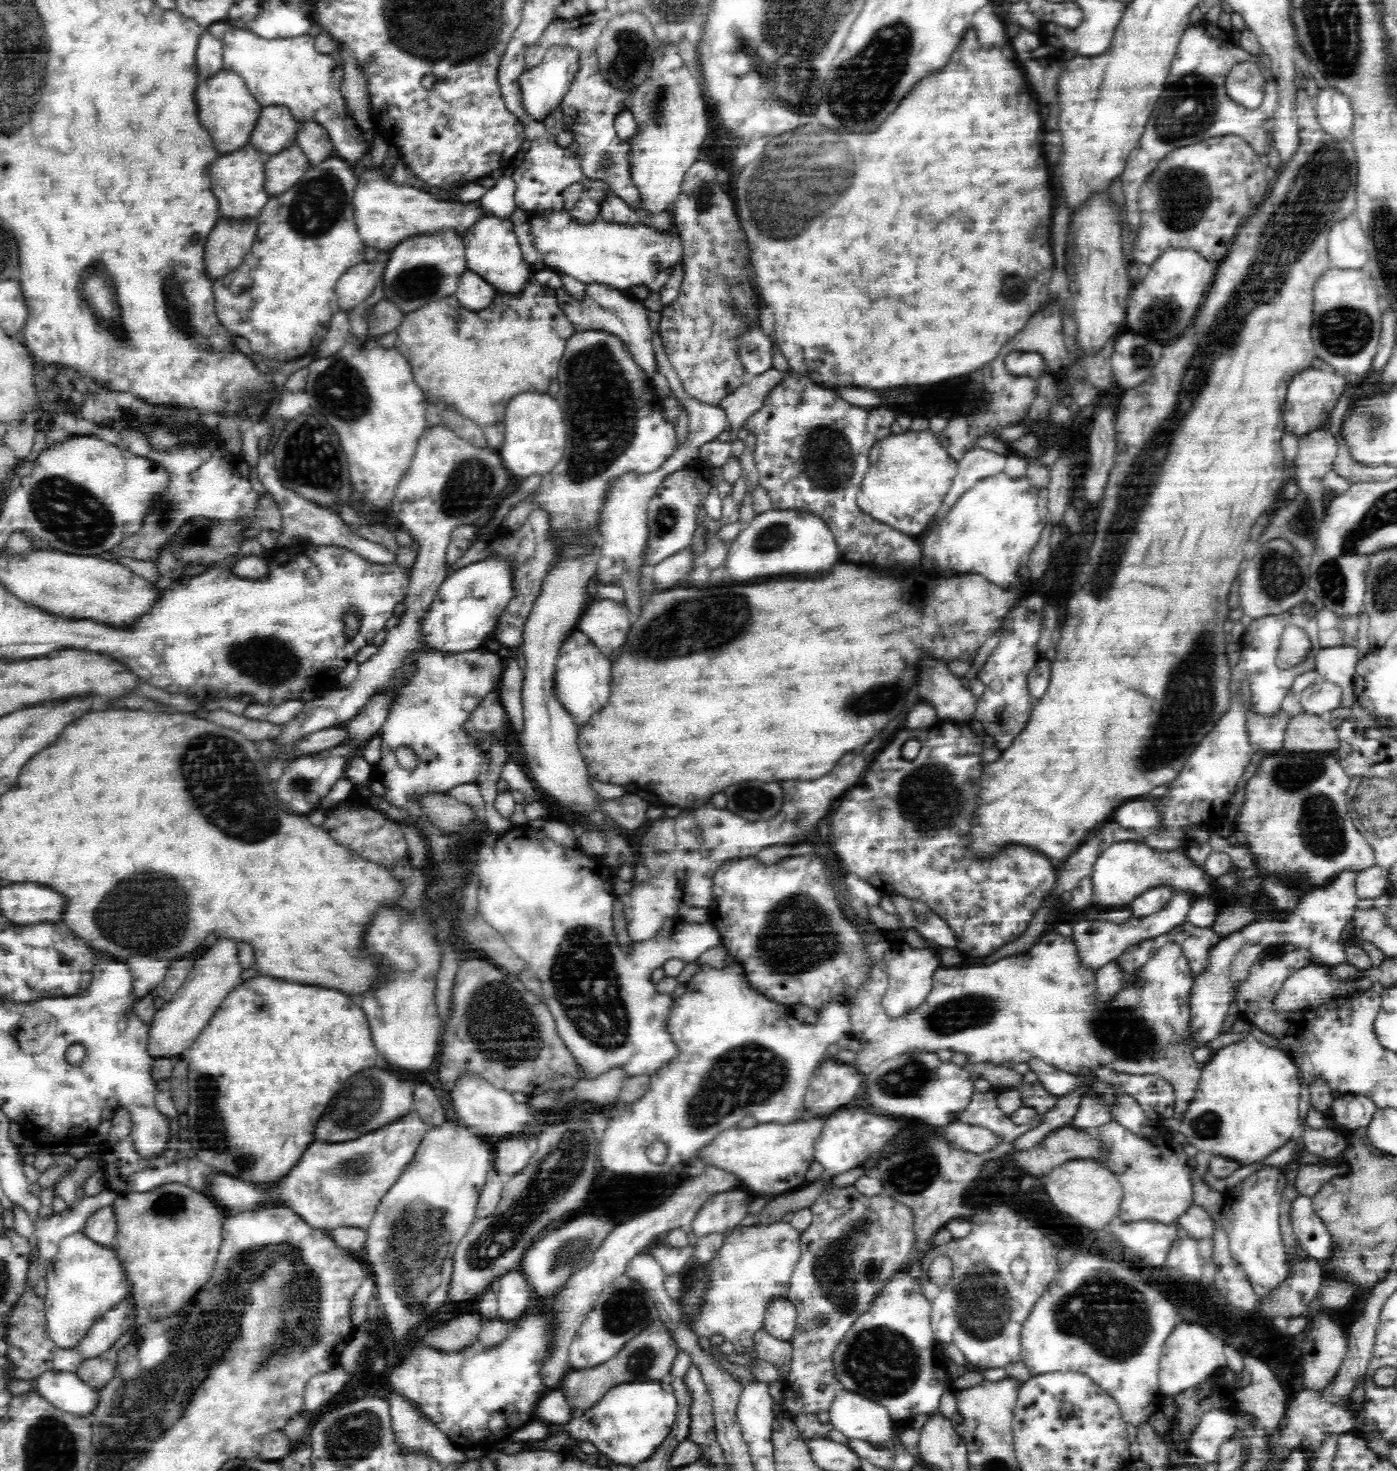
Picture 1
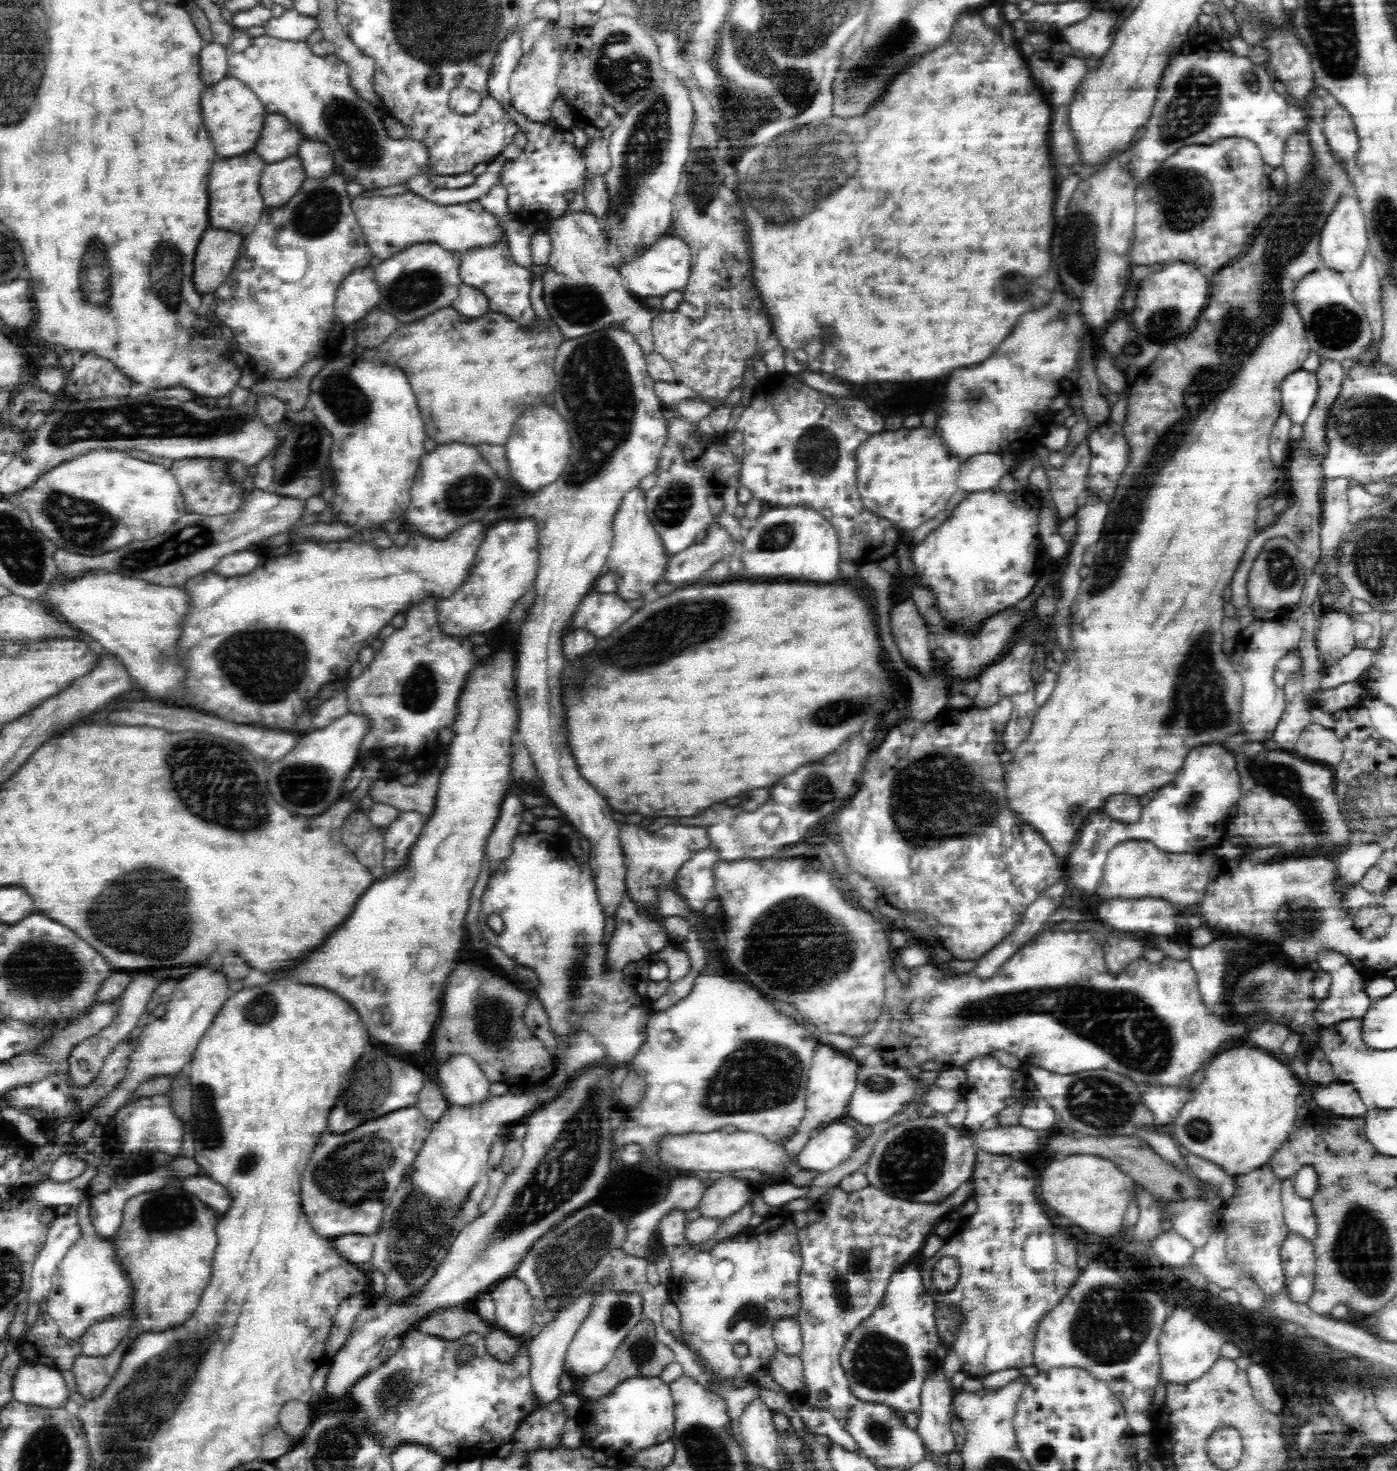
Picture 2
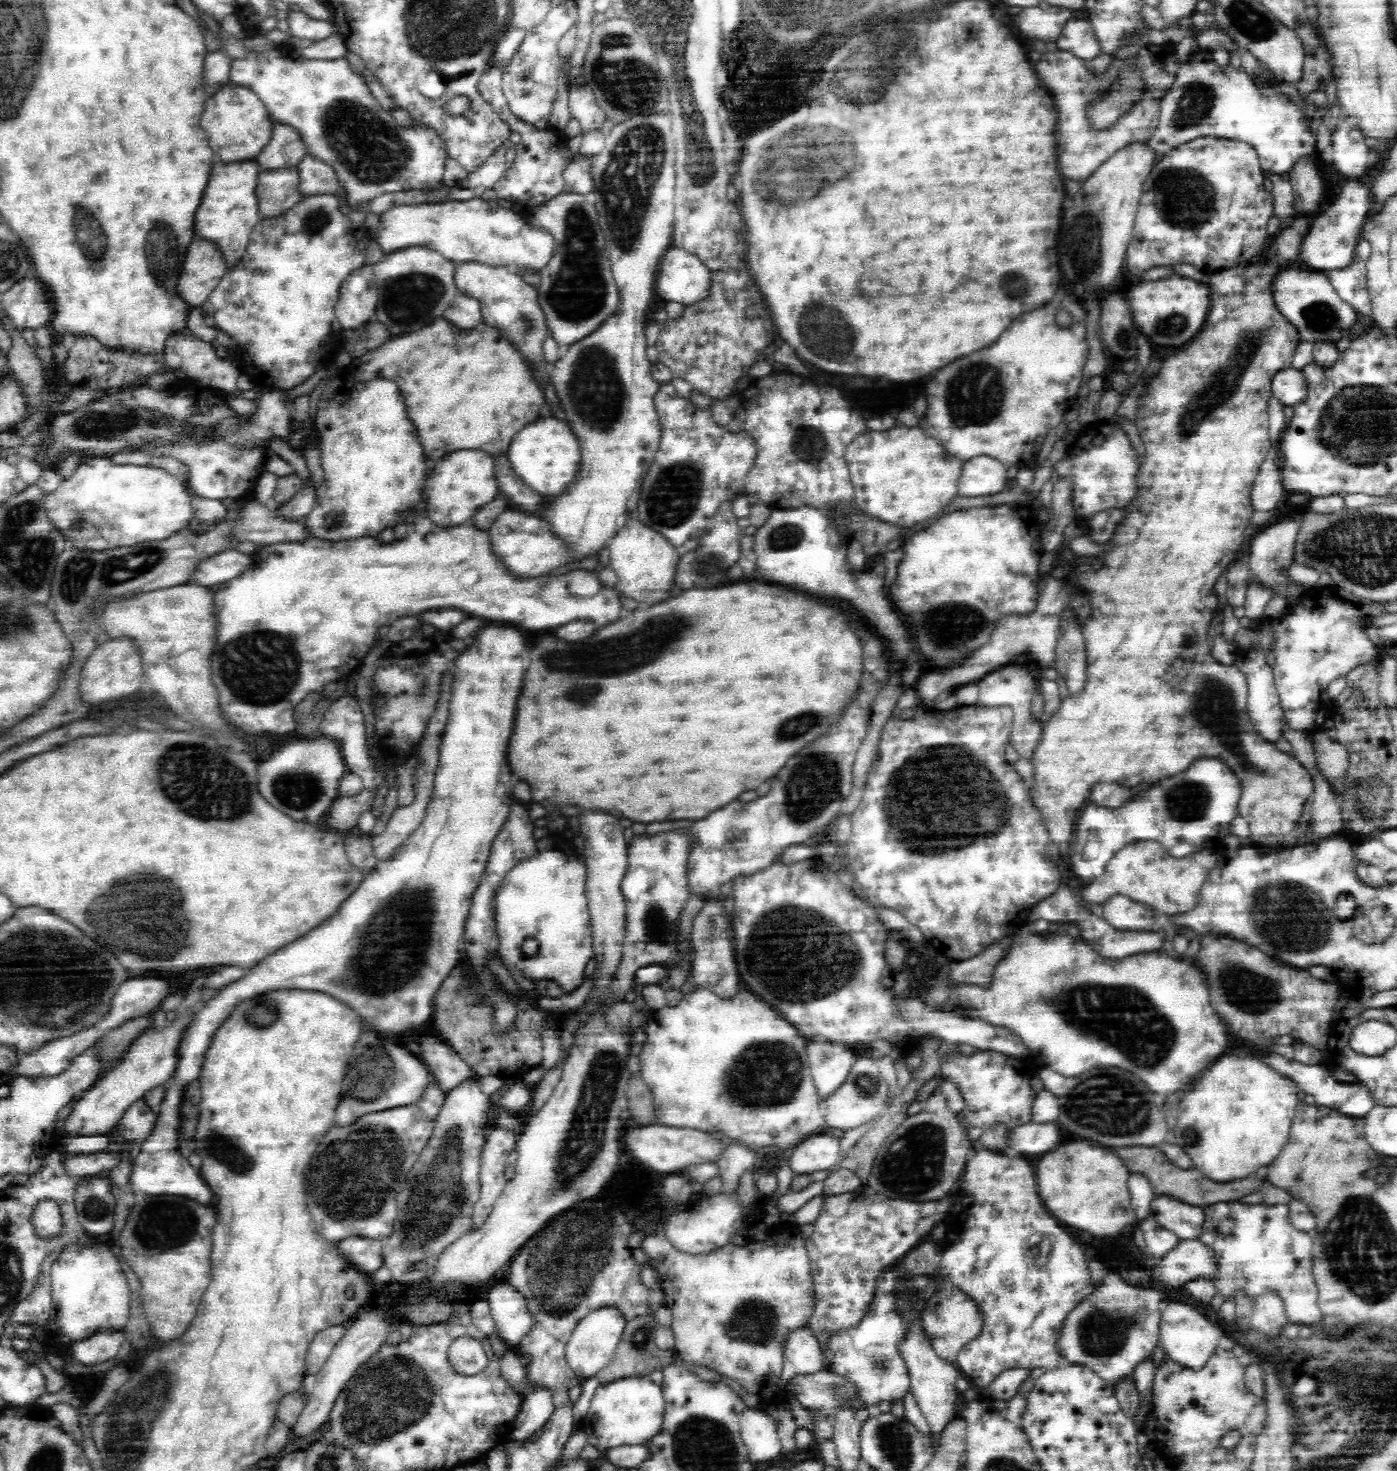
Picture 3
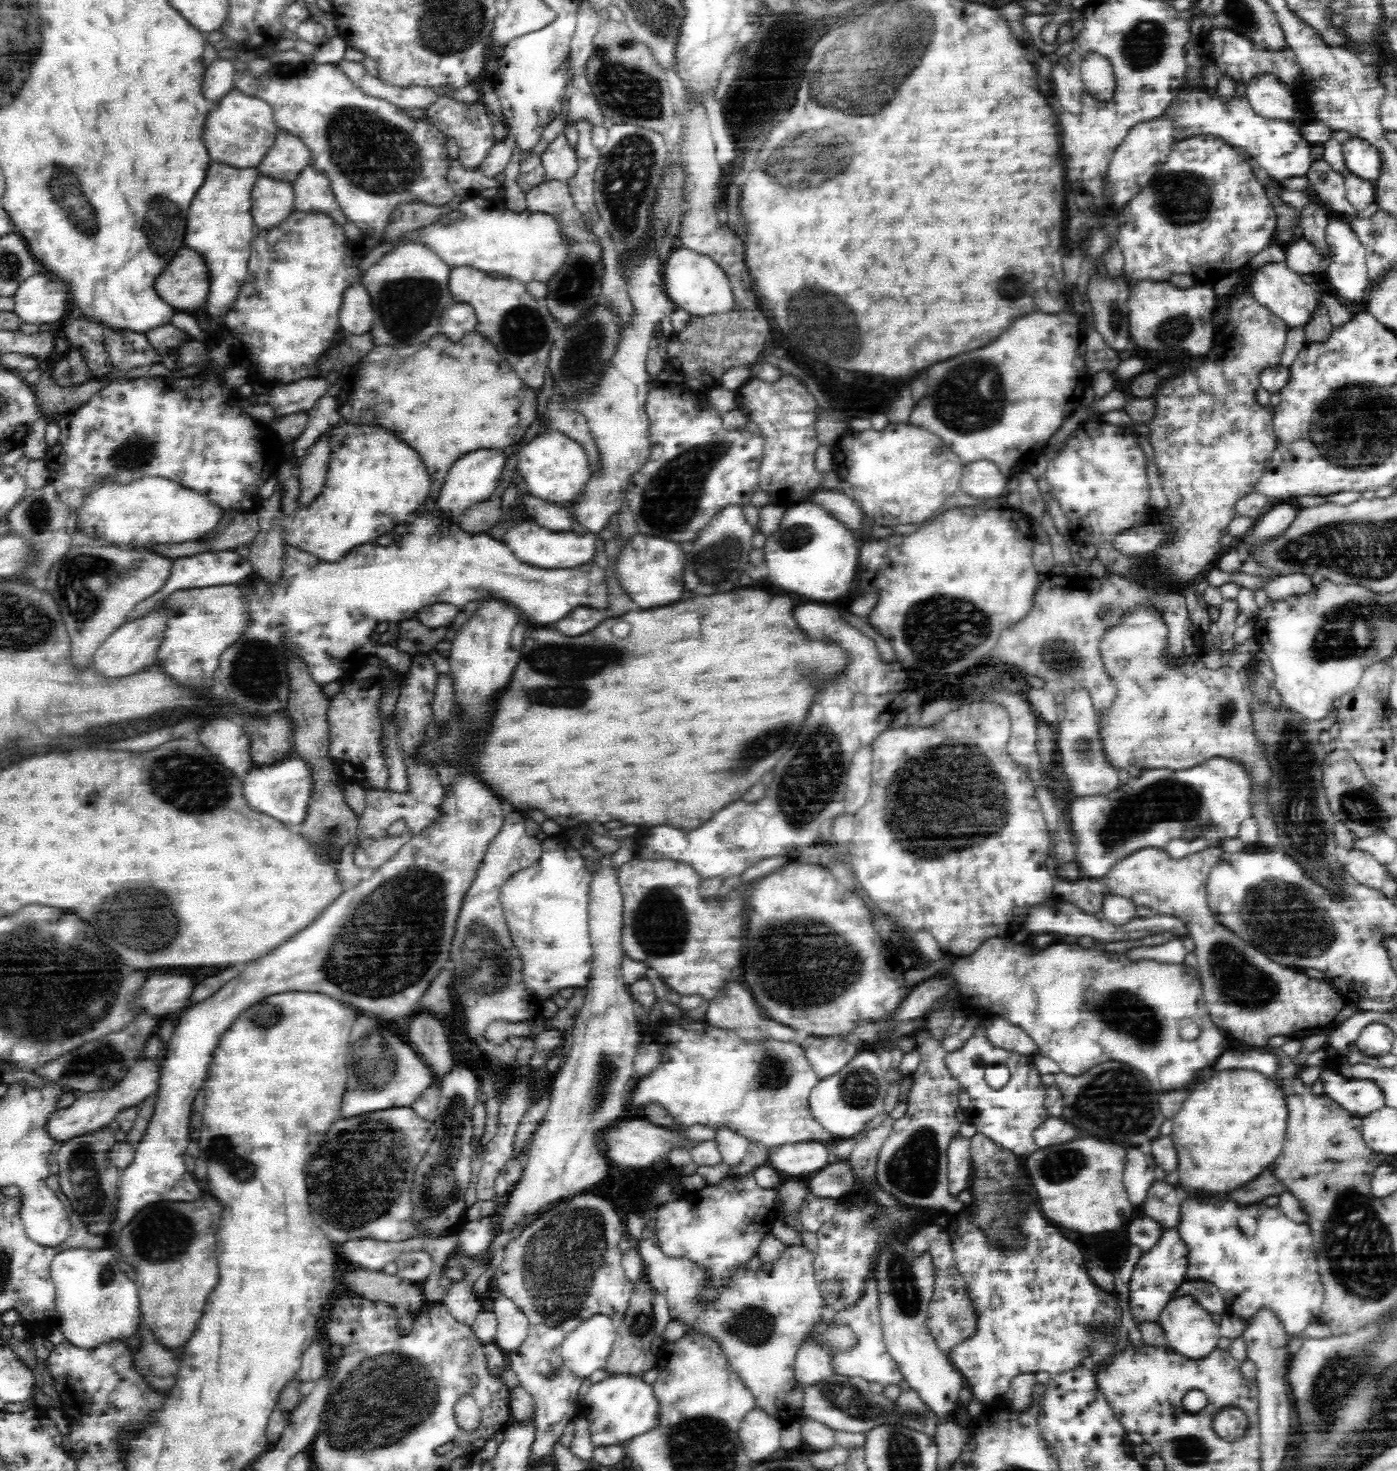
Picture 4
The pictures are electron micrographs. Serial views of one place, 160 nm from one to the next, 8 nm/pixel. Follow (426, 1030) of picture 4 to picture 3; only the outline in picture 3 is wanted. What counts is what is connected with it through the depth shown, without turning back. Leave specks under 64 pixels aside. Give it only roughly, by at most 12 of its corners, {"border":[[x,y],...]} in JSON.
{"border":[[435,1033],[420,1038],[420,1060],[446,1093],[477,1078]]}

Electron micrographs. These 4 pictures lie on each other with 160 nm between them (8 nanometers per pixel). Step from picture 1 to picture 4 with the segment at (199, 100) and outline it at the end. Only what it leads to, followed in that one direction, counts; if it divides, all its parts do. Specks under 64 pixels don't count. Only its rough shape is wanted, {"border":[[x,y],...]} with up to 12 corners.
{"border":[[234,88],[208,114],[212,160],[259,167],[279,131],[265,100]]}

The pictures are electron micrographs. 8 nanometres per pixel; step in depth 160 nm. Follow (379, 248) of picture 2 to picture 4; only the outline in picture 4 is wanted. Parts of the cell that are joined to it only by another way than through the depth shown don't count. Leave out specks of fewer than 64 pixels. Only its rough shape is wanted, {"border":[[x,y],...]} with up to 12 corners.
{"border":[[460,210],[406,234],[449,268],[548,282],[569,242],[547,212]]}

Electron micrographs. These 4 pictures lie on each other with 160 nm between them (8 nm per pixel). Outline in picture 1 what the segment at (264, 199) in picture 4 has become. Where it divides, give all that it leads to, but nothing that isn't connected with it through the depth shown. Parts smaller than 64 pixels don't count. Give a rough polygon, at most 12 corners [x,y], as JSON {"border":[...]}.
{"border":[[296,144],[265,158],[269,197],[292,188],[310,168]]}

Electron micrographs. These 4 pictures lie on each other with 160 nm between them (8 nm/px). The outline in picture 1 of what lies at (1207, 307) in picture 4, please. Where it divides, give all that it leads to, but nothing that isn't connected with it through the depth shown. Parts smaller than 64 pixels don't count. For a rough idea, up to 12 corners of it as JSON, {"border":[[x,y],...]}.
{"border":[[1169,248],[1129,294],[1124,325],[1151,342],[1185,332],[1216,266]]}

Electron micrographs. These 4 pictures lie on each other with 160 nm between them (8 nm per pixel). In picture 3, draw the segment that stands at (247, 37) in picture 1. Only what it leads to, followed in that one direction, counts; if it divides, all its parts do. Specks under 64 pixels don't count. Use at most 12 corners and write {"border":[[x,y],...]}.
{"border":[[276,44],[231,62],[273,124],[334,168],[351,212],[442,180],[348,58]]}

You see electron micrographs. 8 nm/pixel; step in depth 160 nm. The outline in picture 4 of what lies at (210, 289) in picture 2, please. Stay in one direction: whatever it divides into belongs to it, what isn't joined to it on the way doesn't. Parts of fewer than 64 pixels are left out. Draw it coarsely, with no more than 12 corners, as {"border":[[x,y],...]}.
{"border":[[180,248],[158,276],[158,297],[180,312],[201,311],[210,273]]}

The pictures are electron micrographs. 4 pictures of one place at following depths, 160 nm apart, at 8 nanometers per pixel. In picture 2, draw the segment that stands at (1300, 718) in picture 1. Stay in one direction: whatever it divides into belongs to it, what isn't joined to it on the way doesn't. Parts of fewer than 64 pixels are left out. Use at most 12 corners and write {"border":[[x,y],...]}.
{"border":[[1318,723],[1303,728],[1298,756],[1338,770],[1343,744]]}

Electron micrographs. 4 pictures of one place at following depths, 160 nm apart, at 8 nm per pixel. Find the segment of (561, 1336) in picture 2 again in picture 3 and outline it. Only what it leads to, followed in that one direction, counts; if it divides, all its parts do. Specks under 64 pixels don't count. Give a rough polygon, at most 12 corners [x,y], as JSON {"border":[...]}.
{"border":[[532,1388],[508,1434],[531,1437],[552,1414],[550,1391]]}

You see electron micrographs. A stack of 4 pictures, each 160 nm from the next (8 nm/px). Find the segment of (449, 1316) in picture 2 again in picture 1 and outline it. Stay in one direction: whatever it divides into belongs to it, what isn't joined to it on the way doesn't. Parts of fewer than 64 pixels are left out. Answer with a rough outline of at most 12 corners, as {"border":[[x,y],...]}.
{"border":[[464,1314],[427,1330],[420,1340],[445,1352],[478,1341],[483,1318]]}

